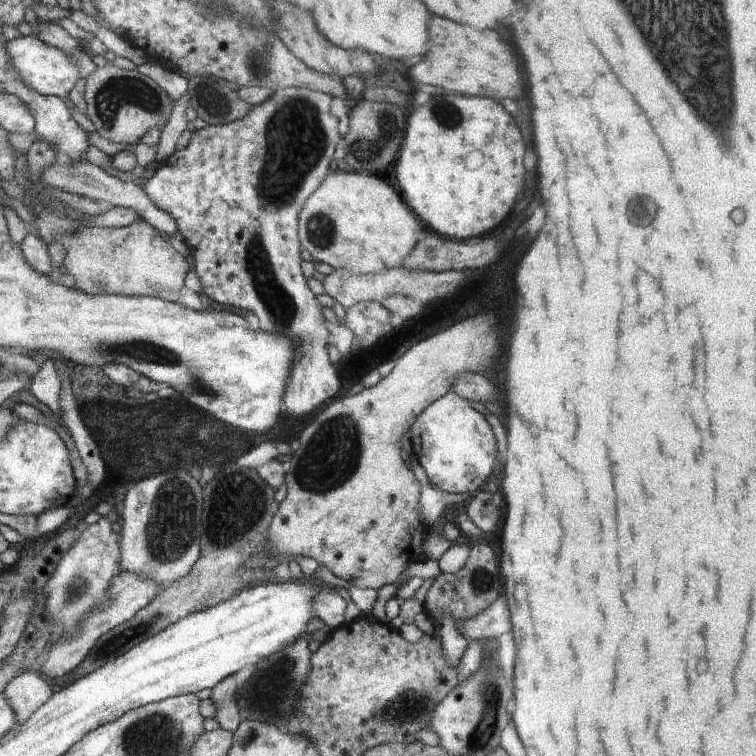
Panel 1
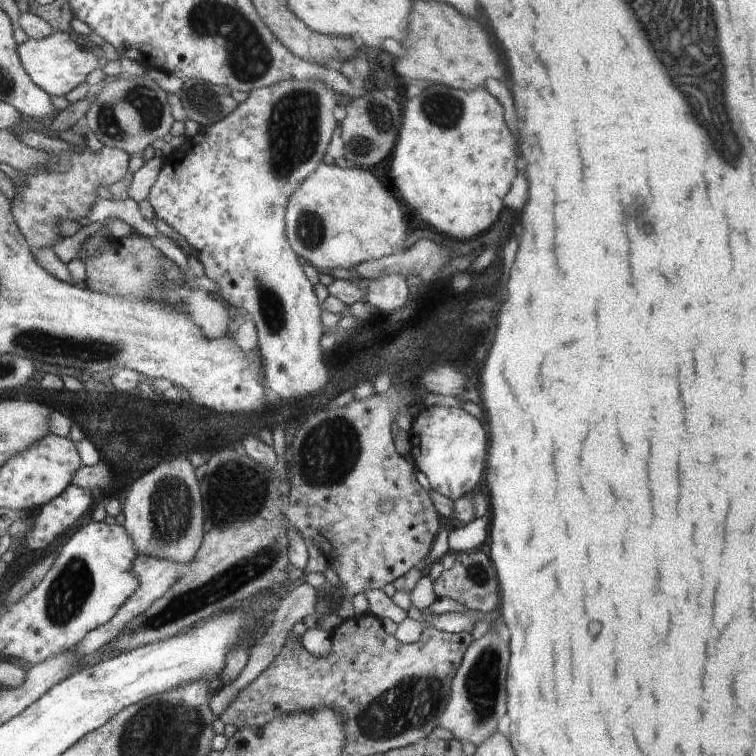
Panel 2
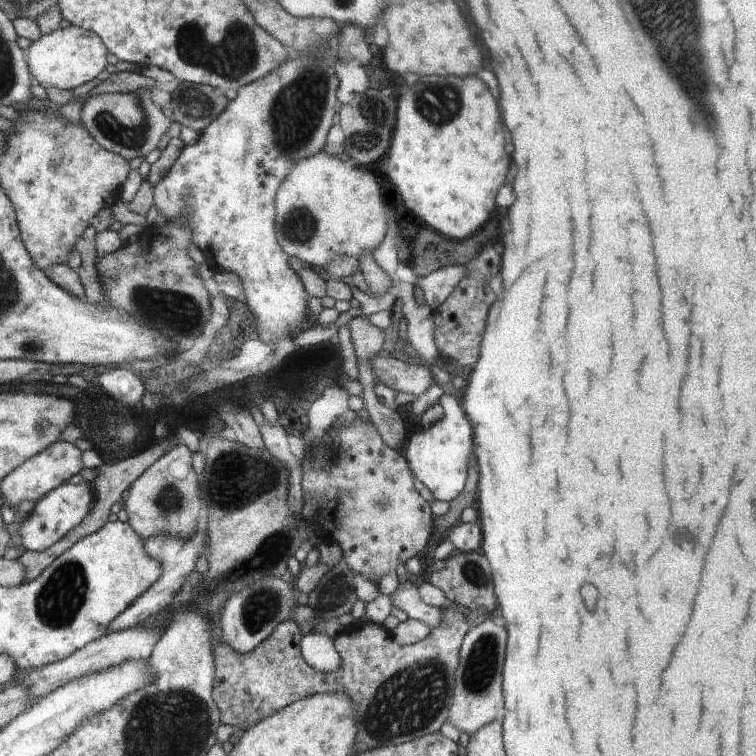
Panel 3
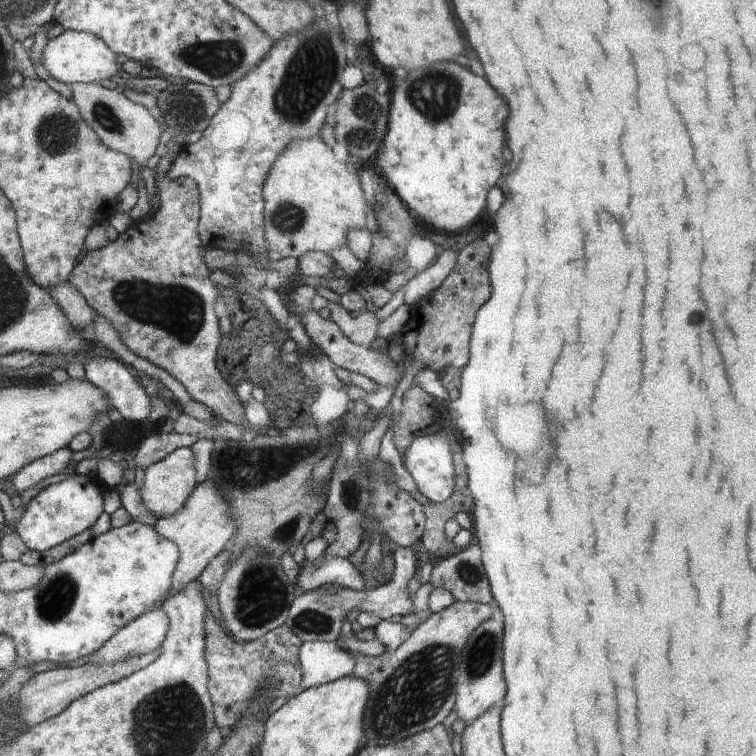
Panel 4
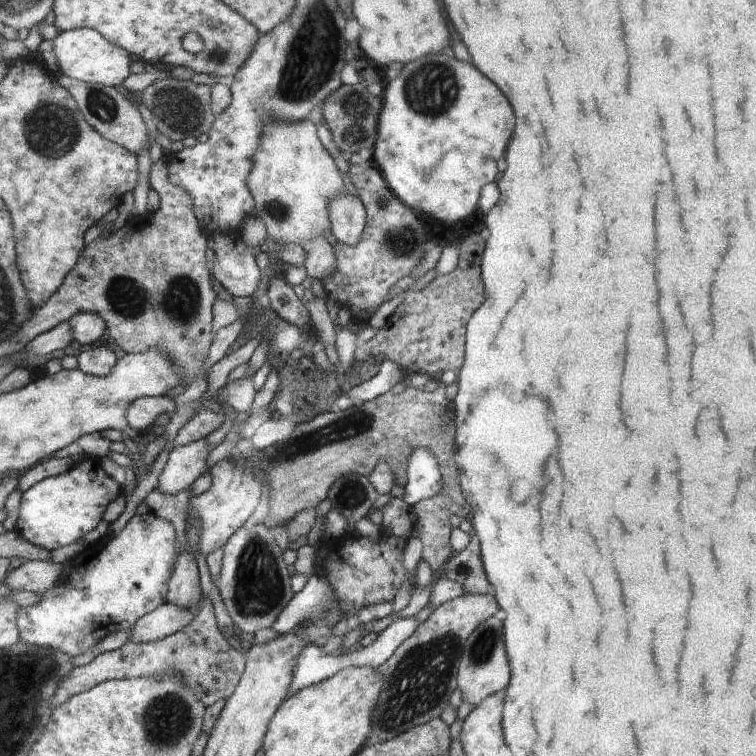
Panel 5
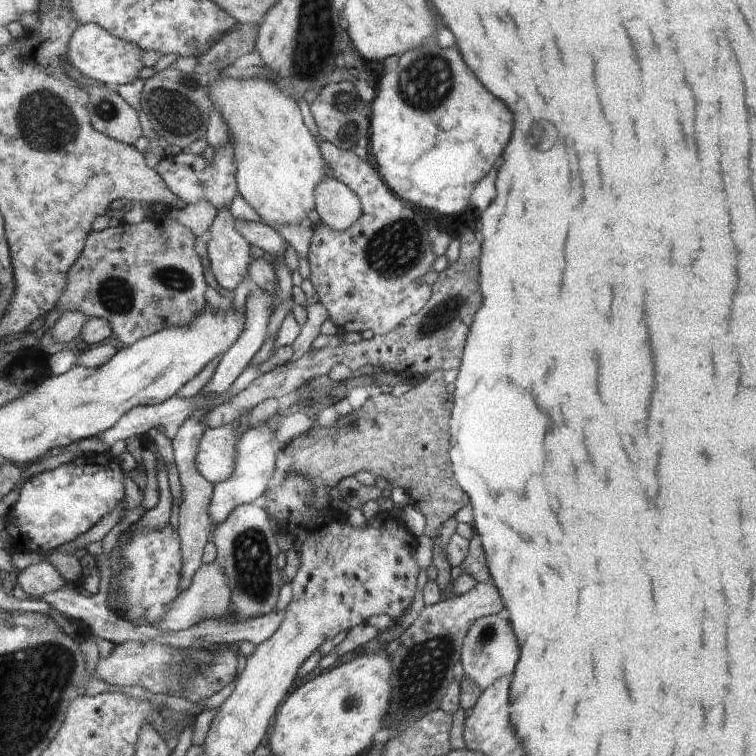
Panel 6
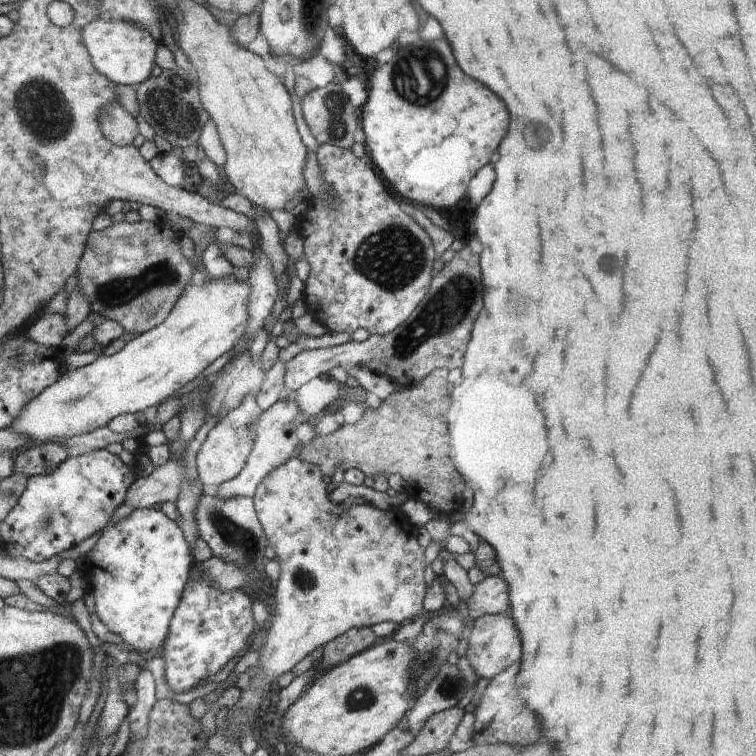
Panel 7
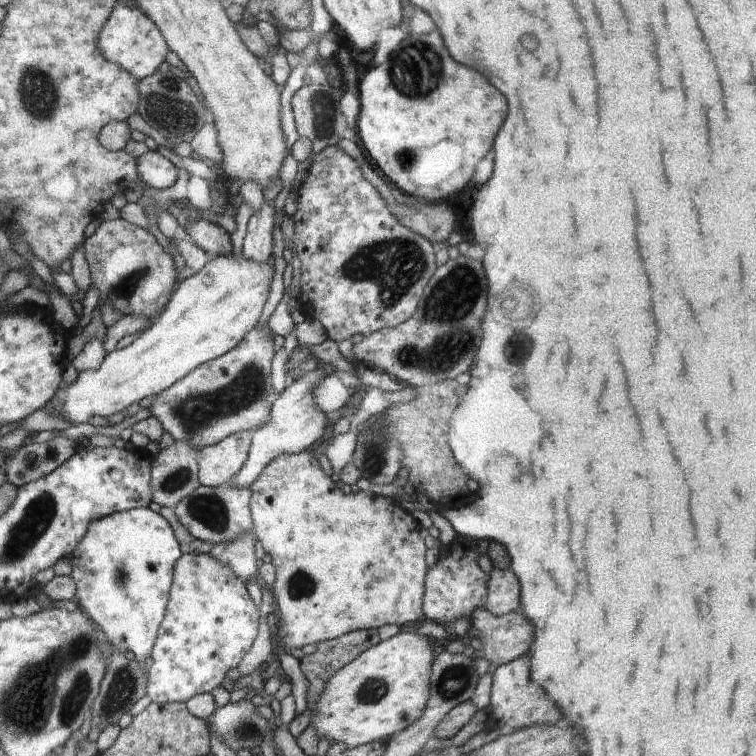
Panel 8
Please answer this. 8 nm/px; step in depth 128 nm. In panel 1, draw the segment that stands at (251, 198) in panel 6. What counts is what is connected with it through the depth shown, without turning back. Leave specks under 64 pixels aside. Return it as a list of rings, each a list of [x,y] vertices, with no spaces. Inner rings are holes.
[[[337,168],[330,171],[329,176],[326,182],[322,182],[322,190],[318,190],[318,194],[306,202],[306,210],[302,210],[302,230],[298,230],[302,250],[308,250],[312,258],[316,258],[315,262],[326,262],[336,270],[349,270],[354,274],[376,274],[402,266],[402,262],[417,248],[418,232],[422,230],[420,217],[404,204],[392,186],[376,176]]]

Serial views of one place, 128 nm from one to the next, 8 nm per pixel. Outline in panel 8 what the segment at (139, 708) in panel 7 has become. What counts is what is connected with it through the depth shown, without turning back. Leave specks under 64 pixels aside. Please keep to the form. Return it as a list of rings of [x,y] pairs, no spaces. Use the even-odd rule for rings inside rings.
[[[136,507],[91,521],[86,536],[68,556],[72,568],[70,576],[77,588],[79,608],[84,608],[86,614],[90,614],[90,618],[93,618],[104,632],[113,648],[130,650],[140,664],[144,664],[146,656],[150,656],[152,652],[158,626],[162,624],[166,614],[168,592],[174,580],[174,568],[182,554],[176,534],[166,518],[149,507]]]

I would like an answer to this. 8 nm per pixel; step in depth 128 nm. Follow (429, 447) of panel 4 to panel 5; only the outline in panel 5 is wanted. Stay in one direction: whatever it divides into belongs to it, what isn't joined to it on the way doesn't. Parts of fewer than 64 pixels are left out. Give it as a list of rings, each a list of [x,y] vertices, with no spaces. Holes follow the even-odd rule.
[[[422,448],[408,460],[408,480],[402,500],[414,506],[424,498],[432,498],[444,488],[444,475],[438,459],[430,450]]]

